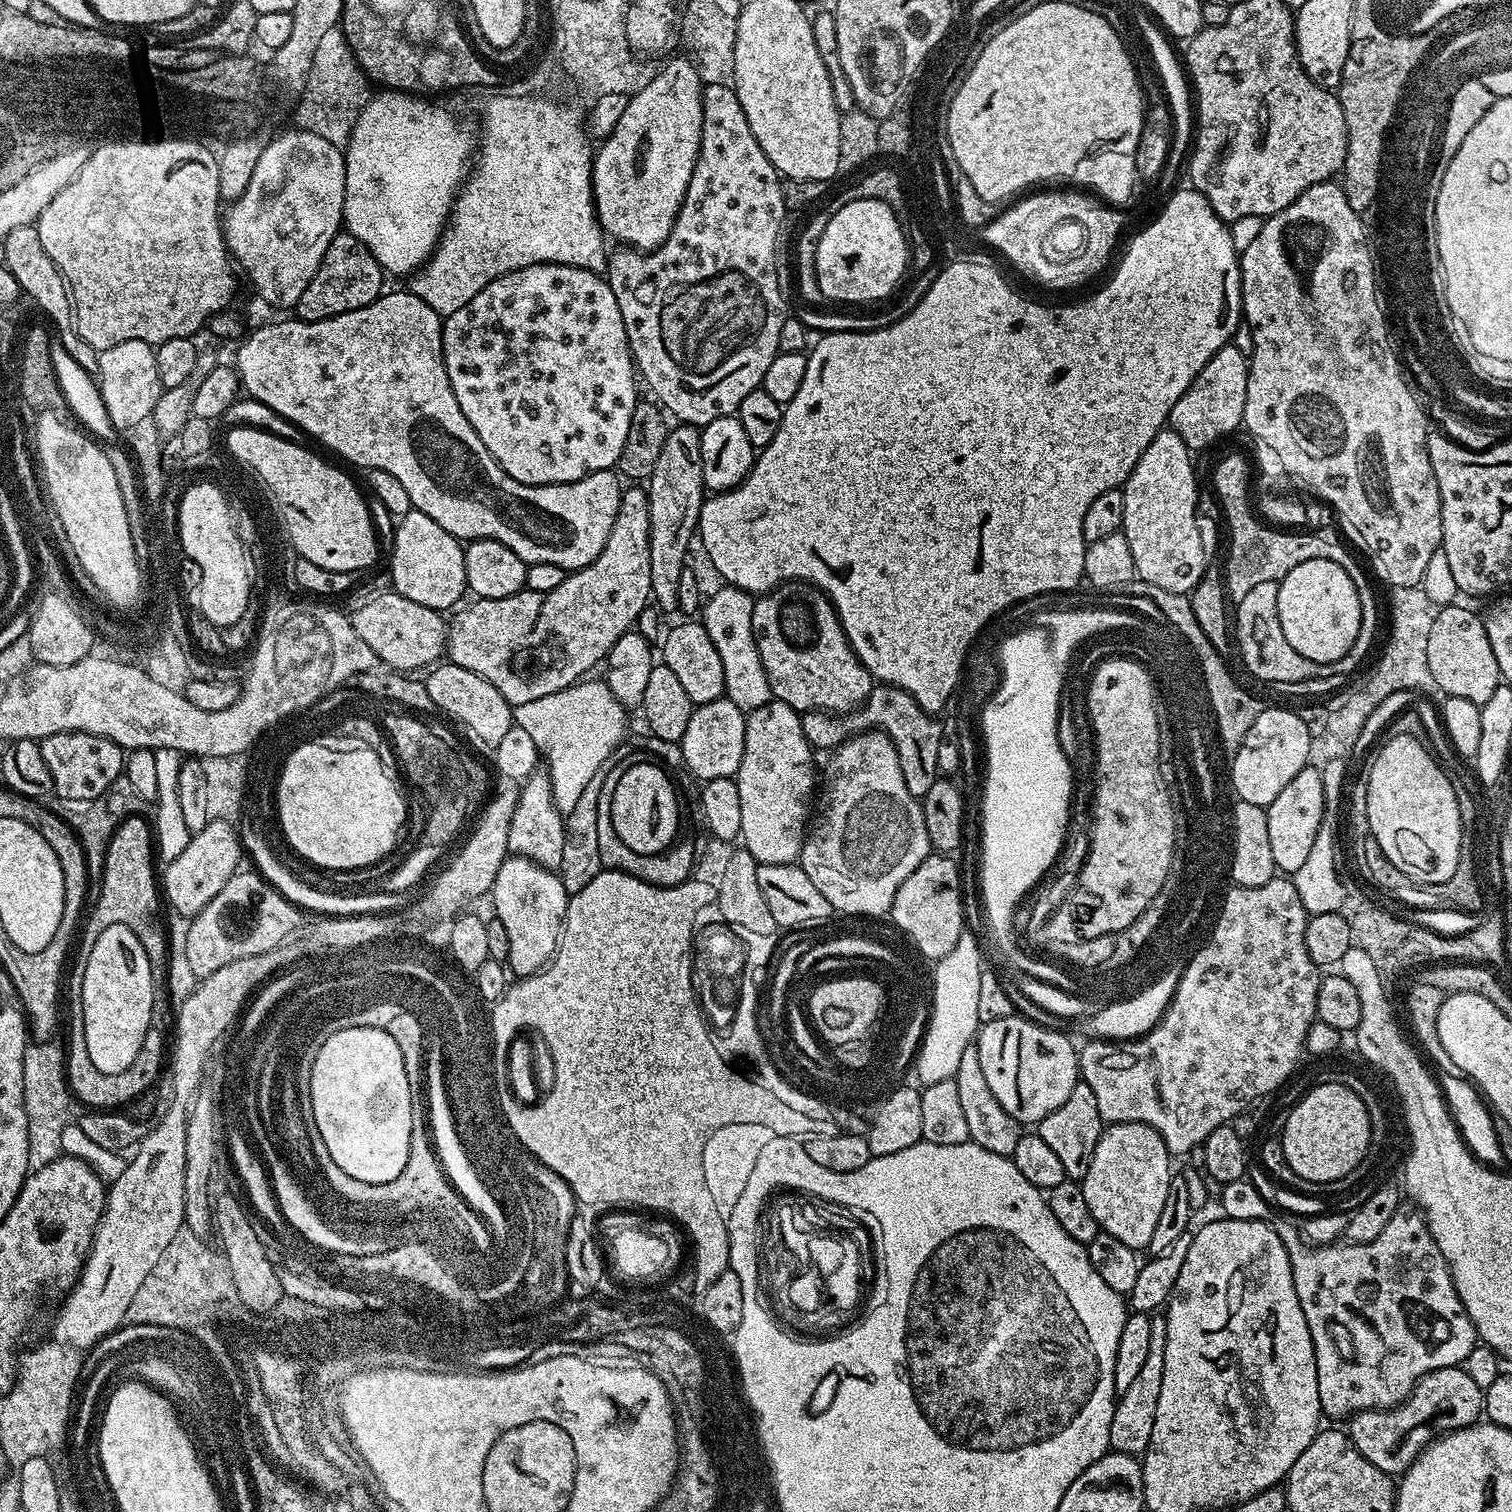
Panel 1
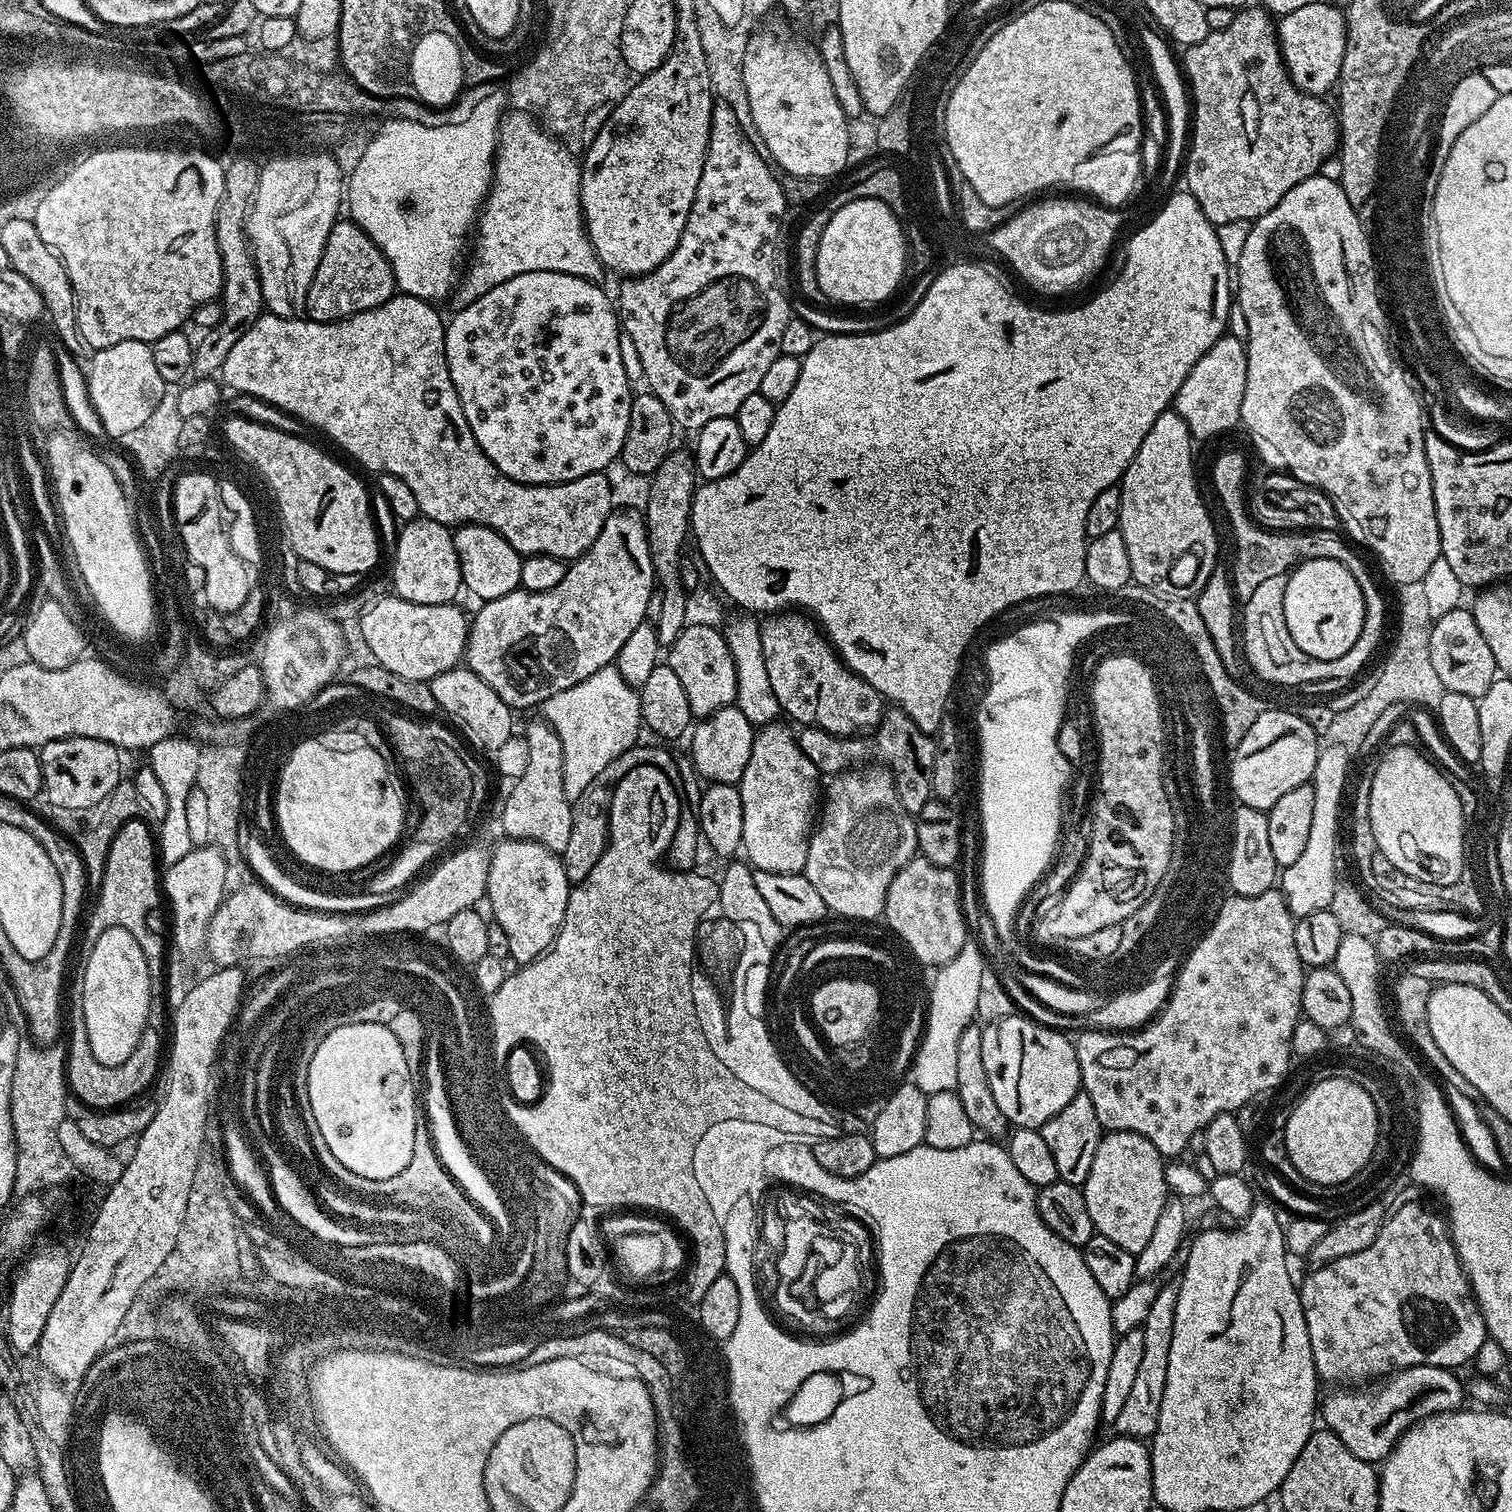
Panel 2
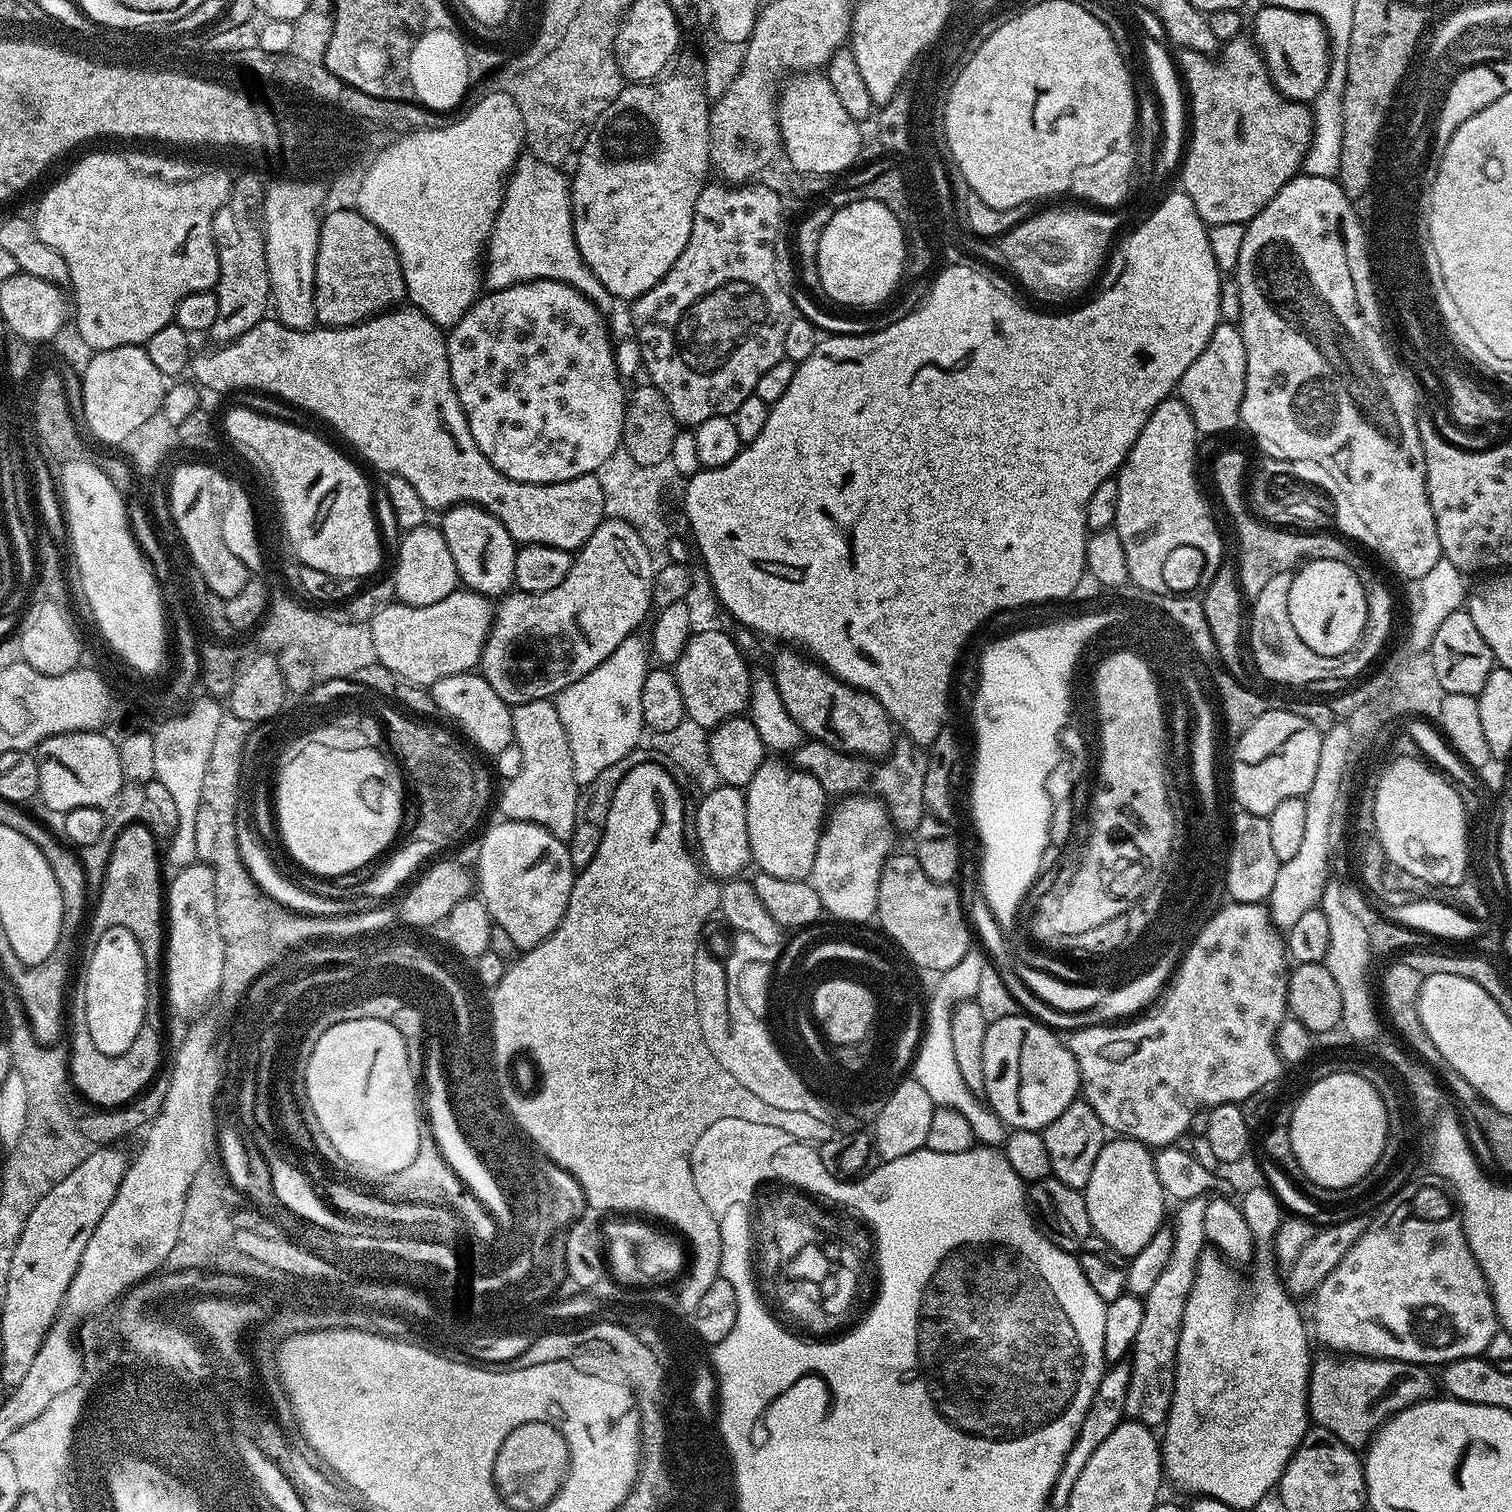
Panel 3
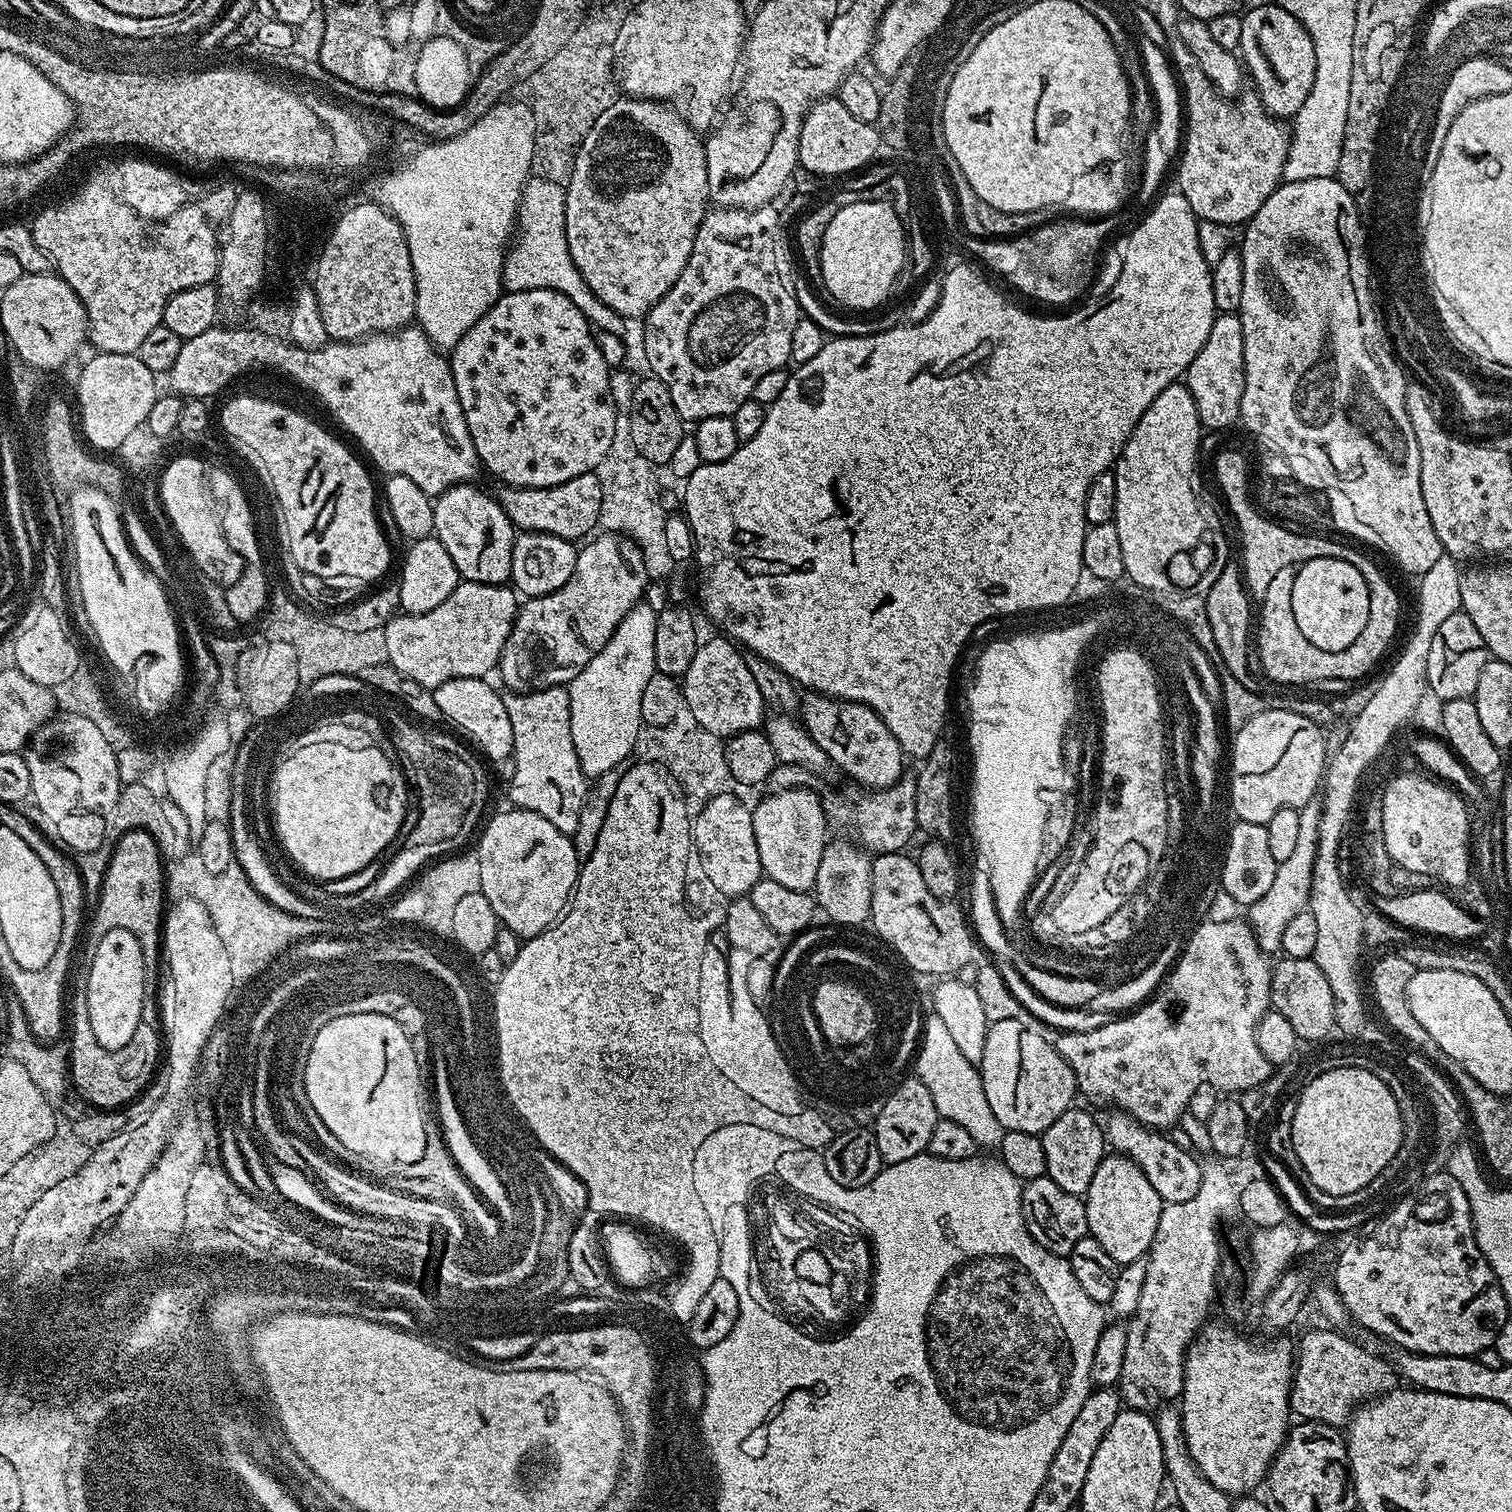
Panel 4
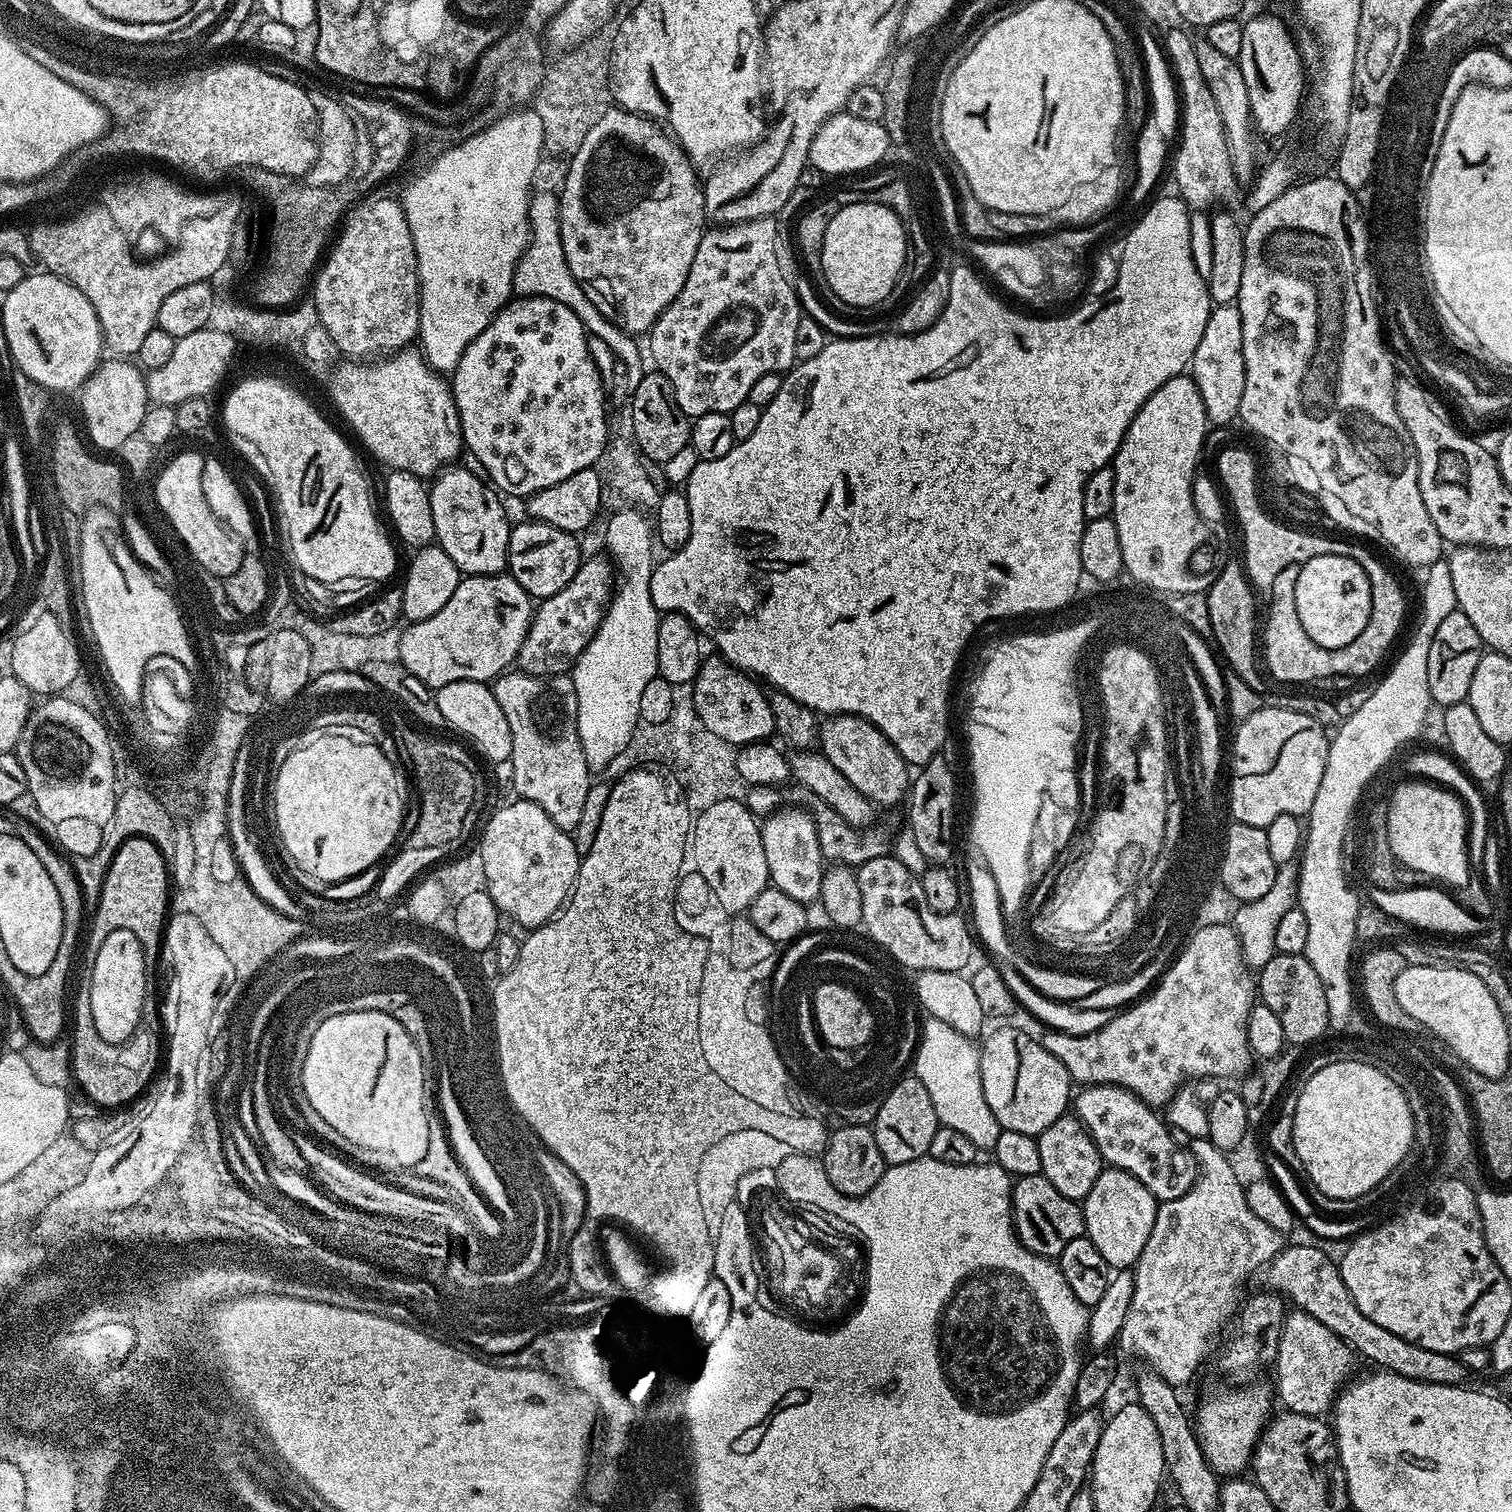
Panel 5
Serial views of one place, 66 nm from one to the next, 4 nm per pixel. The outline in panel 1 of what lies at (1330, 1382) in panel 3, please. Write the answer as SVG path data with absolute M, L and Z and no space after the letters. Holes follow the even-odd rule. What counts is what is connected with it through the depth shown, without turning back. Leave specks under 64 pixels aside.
M1463 1366L1455 1368L1439 1368L1423 1376L1412 1388L1412 1393L1394 1408L1371 1408L1368 1412L1357 1412L1347 1421L1346 1431L1354 1442L1358 1454L1366 1458L1366 1462L1374 1462L1378 1470L1393 1478L1407 1472L1408 1467L1416 1461L1418 1453L1427 1448L1441 1434L1457 1432L1460 1428L1471 1428L1481 1419L1484 1411L1484 1389L1479 1388L1470 1374L1466 1374Z

